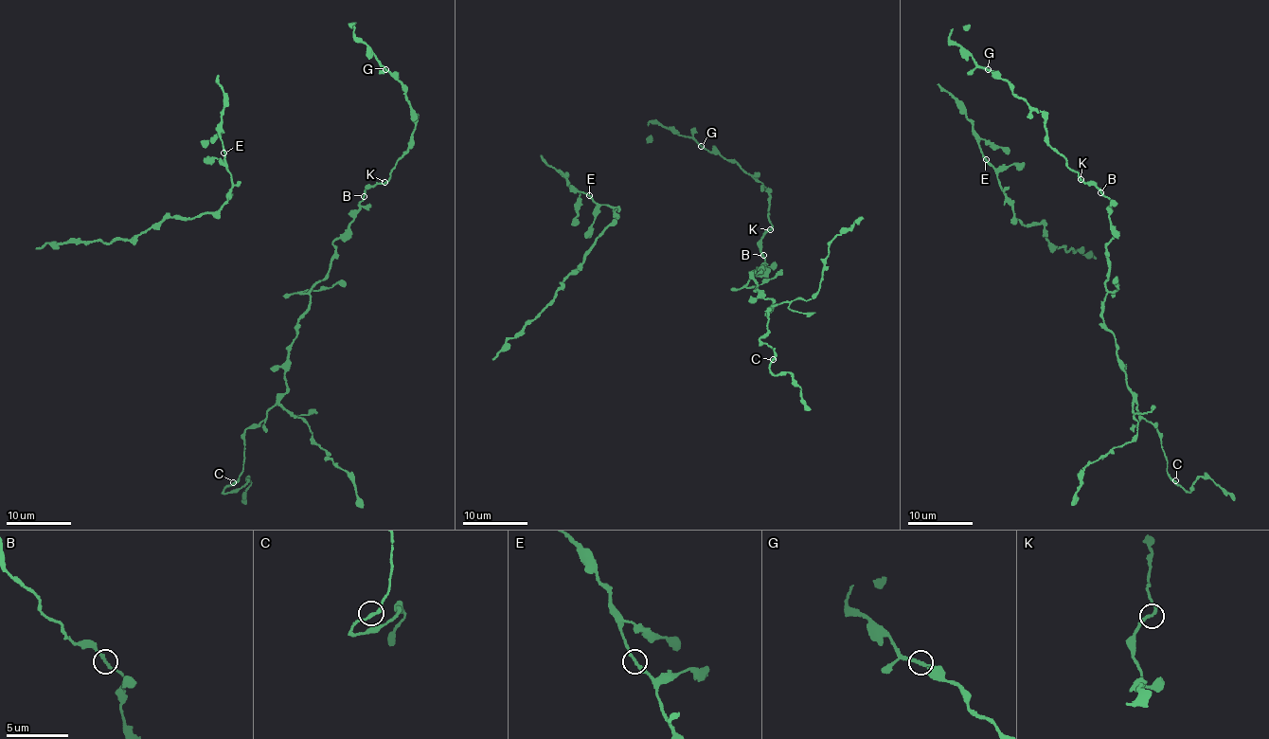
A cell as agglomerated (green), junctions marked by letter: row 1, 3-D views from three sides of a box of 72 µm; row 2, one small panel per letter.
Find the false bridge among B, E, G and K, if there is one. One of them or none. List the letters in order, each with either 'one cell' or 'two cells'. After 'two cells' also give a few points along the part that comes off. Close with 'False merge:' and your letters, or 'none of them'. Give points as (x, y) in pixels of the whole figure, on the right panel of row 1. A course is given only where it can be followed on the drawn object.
B: one cell
E: one cell
G: one cell
K: one cell
False merge: none of them

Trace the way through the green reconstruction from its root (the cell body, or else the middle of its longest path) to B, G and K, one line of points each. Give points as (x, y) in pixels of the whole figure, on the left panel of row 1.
B: (412, 108), (417, 115), (413, 144), (391, 169), (389, 179), (368, 188), (364, 196)
G: (412, 108), (399, 81), (385, 69)
K: (412, 108), (417, 115), (413, 144), (396, 162), (384, 182)

